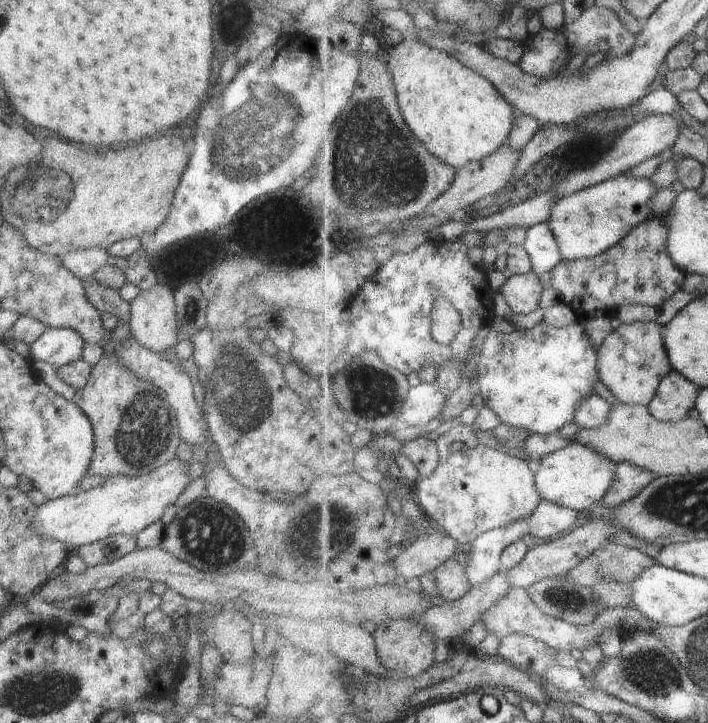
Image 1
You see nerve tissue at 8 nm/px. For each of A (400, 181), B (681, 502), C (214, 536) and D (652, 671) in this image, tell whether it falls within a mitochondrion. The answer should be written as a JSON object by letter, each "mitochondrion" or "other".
{"A":"mitochondrion","B":"mitochondrion","C":"mitochondrion","D":"mitochondrion"}

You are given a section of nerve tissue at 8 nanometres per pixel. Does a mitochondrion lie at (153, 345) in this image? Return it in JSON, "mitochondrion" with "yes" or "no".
{"mitochondrion":"no"}

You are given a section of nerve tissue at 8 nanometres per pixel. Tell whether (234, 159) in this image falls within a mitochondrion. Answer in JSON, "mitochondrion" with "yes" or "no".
{"mitochondrion":"yes"}

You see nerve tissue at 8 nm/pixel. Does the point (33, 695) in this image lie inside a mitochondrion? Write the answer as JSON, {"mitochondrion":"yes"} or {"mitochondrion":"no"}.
{"mitochondrion":"yes"}

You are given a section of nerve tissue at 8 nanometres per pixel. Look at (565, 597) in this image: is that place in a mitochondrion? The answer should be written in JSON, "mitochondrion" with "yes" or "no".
{"mitochondrion":"yes"}

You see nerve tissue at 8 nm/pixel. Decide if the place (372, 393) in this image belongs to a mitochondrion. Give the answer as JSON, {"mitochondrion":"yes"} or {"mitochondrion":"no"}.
{"mitochondrion":"yes"}

